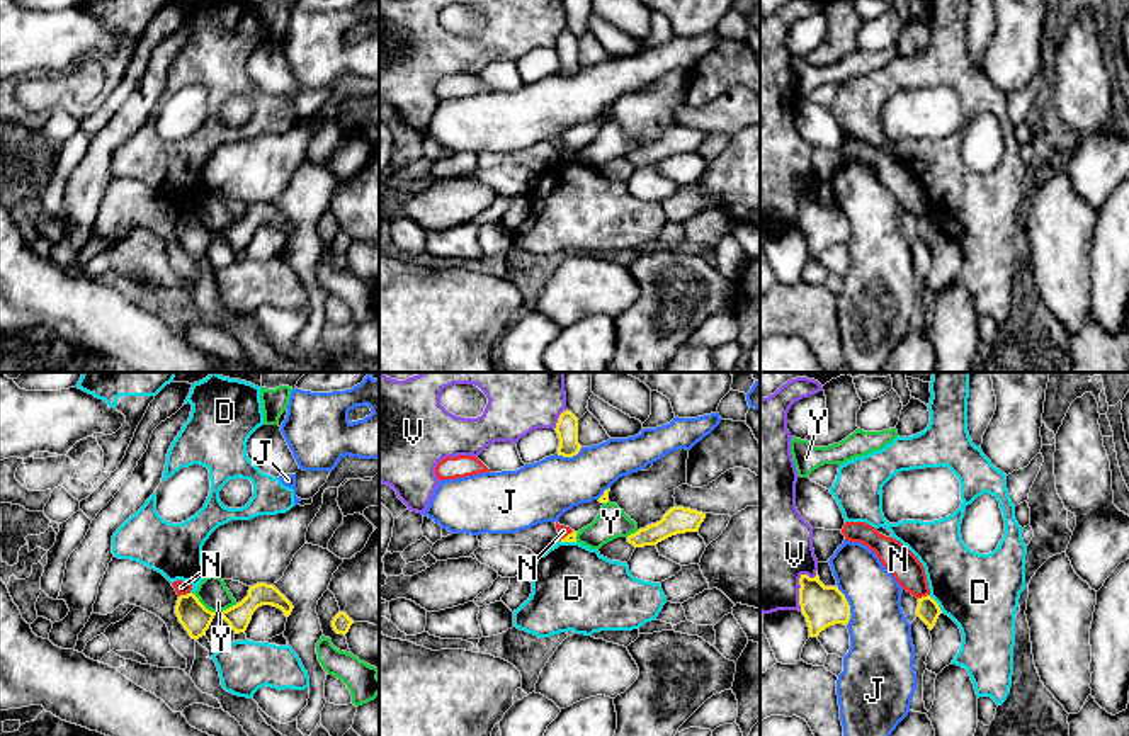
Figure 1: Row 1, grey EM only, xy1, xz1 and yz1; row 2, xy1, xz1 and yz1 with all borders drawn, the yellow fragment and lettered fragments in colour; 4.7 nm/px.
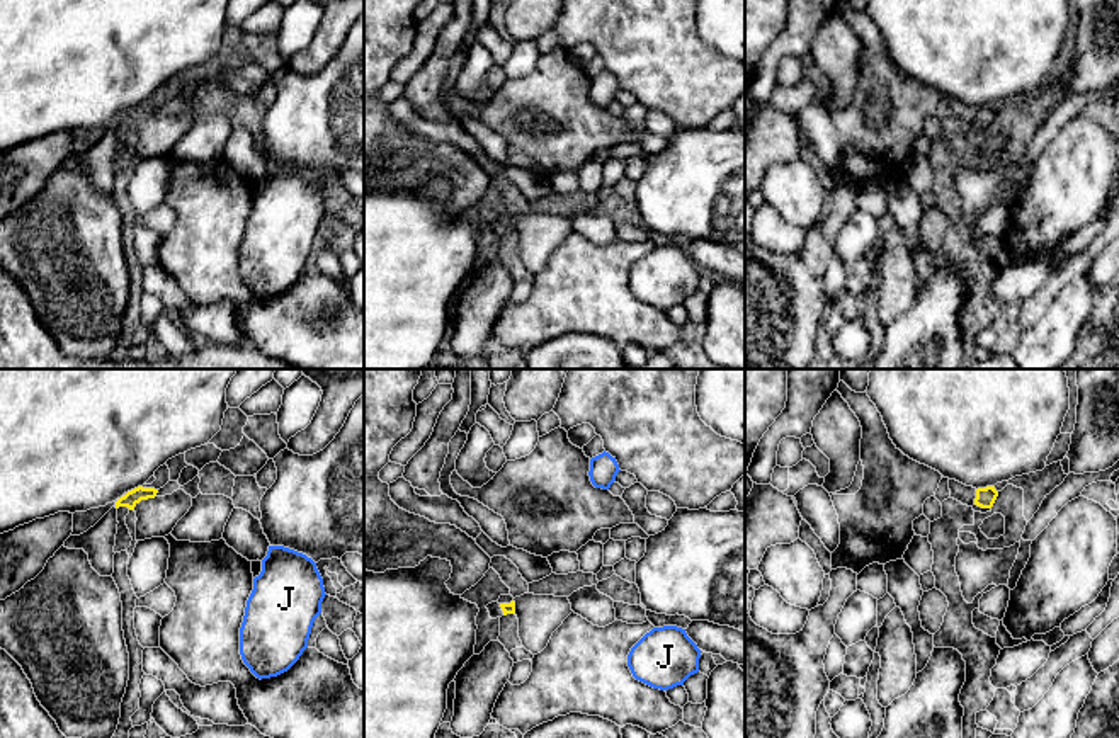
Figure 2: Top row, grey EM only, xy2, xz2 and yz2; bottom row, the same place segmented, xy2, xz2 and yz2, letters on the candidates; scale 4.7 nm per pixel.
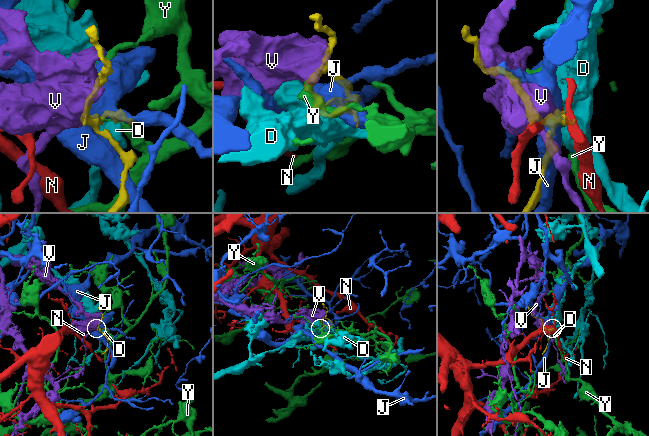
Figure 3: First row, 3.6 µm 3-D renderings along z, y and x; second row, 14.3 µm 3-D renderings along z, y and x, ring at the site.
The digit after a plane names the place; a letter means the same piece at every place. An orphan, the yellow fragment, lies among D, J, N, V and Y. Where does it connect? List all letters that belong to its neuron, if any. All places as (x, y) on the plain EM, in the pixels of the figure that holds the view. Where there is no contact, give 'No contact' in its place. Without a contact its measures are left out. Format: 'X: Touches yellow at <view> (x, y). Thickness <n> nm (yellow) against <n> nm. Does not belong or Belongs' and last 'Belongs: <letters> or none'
D: Touches yellow at yz1 (937, 223). Thickness 110 nm (yellow) against 360 nm. Does not belong
J: Touches yellow at yz1 (849, 225). Thickness 190 nm (yellow) against 300 nm. Does not belong
N: Touches yellow at xy1 (184, 215). Thickness 140 nm (yellow) against 70 nm. Does not belong
V: Touches yellow at yz1 (799, 203). Thickness 190 nm (yellow) against 460 nm. Does not belong
Y: Touches yellow at xy1 (203, 225). Thickness 140 nm (yellow) against 140 nm. Does not belong
Belongs: none

